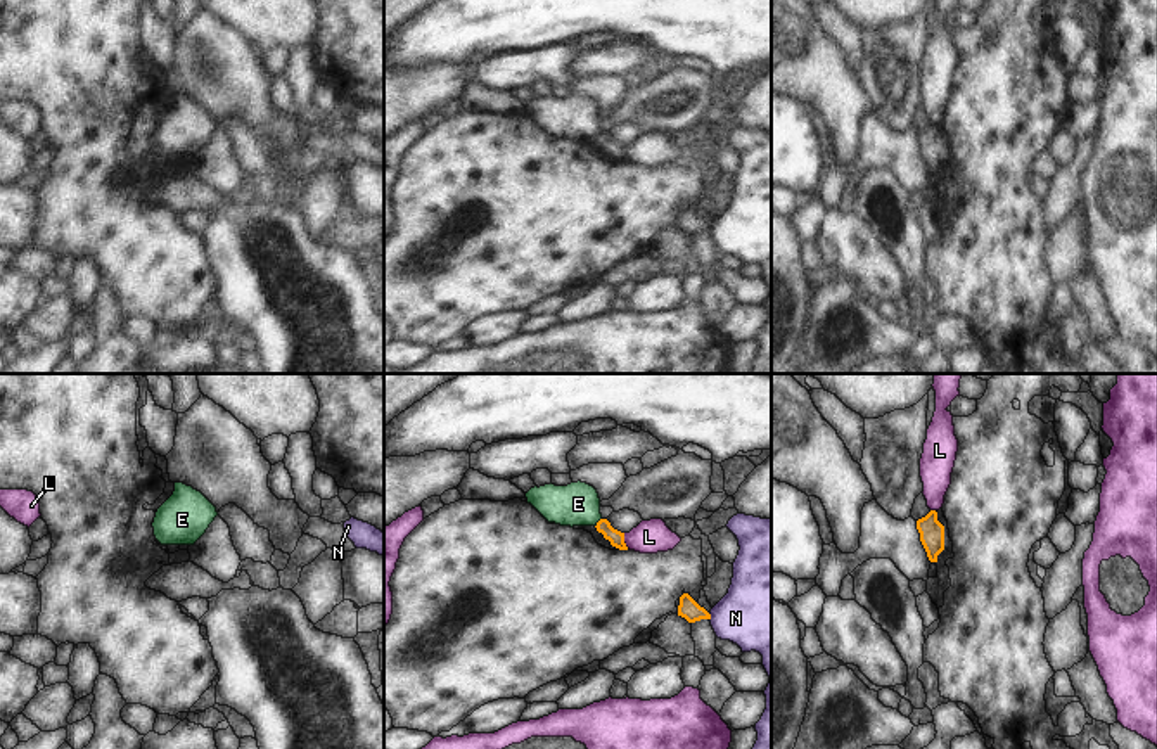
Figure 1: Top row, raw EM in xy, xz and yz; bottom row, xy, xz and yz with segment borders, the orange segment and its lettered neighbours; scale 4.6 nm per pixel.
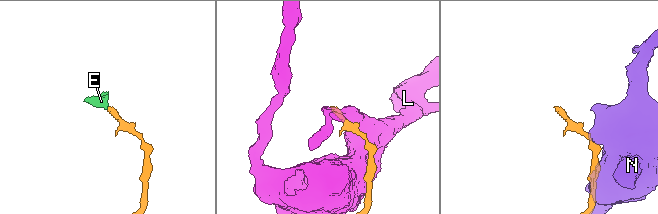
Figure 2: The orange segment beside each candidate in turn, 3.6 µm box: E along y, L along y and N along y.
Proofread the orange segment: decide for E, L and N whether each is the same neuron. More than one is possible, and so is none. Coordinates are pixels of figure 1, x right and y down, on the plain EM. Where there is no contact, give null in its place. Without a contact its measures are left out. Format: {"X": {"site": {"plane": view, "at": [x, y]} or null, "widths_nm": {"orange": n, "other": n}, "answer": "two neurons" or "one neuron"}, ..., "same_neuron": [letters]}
{"E": {"site": {"plane": "xz", "at": [597, 135]}, "widths_nm": {"orange": 70, "other": 200}, "answer": "two neurons"}, "L": {"site": {"plane": "xz", "at": [623, 153]}, "widths_nm": {"orange": 70, "other": 160}, "answer": "two neurons"}, "N": {"site": {"plane": "xz", "at": [709, 229]}, "widths_nm": {"orange": 90, "other": 380}, "answer": "two neurons"}, "same_neuron": []}

